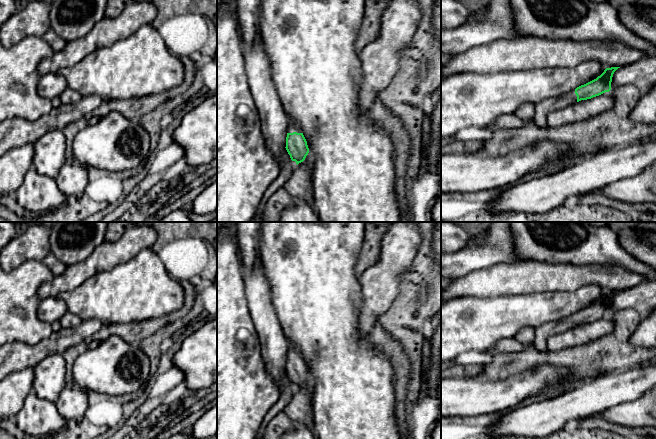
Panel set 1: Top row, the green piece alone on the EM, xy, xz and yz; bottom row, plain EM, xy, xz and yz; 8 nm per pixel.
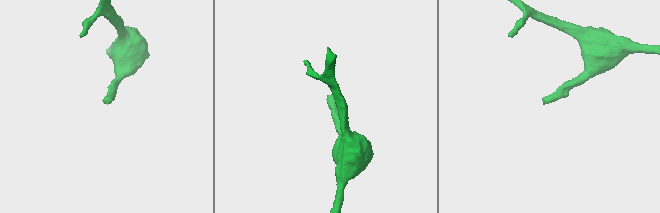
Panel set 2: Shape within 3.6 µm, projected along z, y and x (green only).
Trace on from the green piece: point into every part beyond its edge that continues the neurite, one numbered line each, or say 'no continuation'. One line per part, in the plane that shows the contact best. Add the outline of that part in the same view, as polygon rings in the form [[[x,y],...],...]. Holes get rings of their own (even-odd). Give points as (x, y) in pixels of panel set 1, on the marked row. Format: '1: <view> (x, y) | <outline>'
1: xz (292, 127) | [[[289,117],[289,124],[288,124],[287,133],[293,133],[293,132],[302,133],[302,130]]]

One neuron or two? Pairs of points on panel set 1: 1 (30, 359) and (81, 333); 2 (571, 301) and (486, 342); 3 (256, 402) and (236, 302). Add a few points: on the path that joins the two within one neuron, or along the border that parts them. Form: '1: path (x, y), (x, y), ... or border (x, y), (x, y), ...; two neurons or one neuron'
1: path (43, 349), (68, 337); one neuron
2: path (550, 306), (518, 311), (507, 321); one neuron
3: path (231, 377), (228, 374), (228, 327); one neuron

